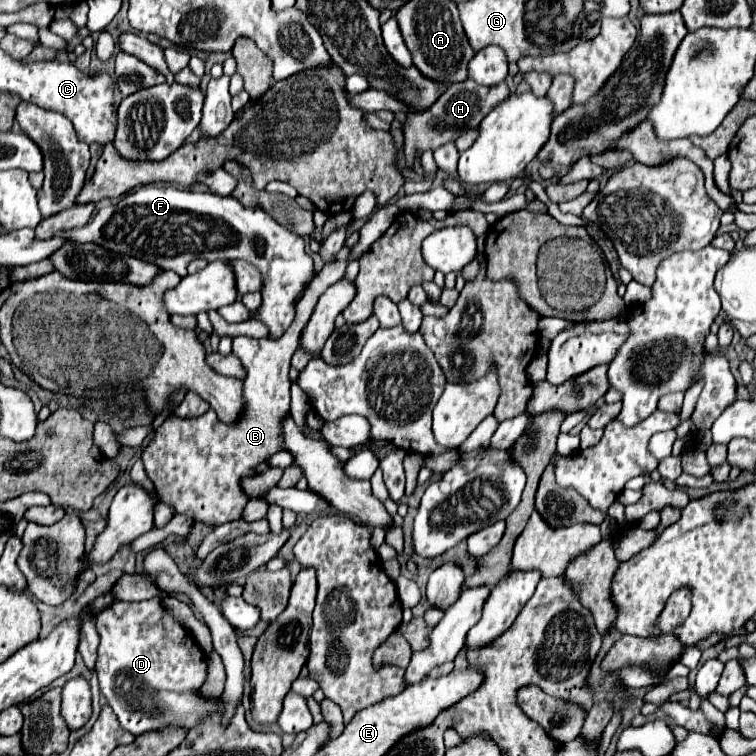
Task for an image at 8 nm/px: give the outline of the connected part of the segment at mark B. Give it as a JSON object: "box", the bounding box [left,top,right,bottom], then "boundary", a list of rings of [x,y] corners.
{"box":[143,261,347,527],"boundary":[[[337,261],[333,267],[323,267],[311,279],[297,309],[297,323],[293,323],[281,339],[233,339],[233,355],[239,357],[247,373],[243,379],[243,411],[233,423],[223,423],[217,413],[209,409],[191,419],[169,415],[153,431],[143,451],[145,471],[155,485],[159,501],[171,505],[175,515],[185,515],[193,523],[211,527],[243,517],[249,495],[243,491],[241,479],[257,475],[255,467],[283,449],[283,421],[289,417],[289,363],[299,347],[297,337],[301,335],[301,327],[305,327],[325,289],[337,279],[343,279],[345,265],[347,261]]]}

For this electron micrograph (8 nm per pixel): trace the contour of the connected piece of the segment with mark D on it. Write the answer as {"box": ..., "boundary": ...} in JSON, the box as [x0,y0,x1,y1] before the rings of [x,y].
{"box":[95,597,213,735],"boundary":[[[159,597],[139,601],[139,603],[115,601],[113,605],[105,607],[105,611],[97,613],[97,631],[101,637],[101,643],[97,649],[95,671],[99,677],[101,693],[105,695],[115,715],[119,717],[119,723],[123,729],[127,729],[133,735],[155,731],[155,729],[167,727],[169,723],[191,729],[195,727],[199,717],[213,713],[213,707],[205,703],[201,695],[197,695],[197,691],[205,681],[207,657],[197,647],[193,635],[189,635],[189,631],[185,631],[171,615],[165,613]]]}

